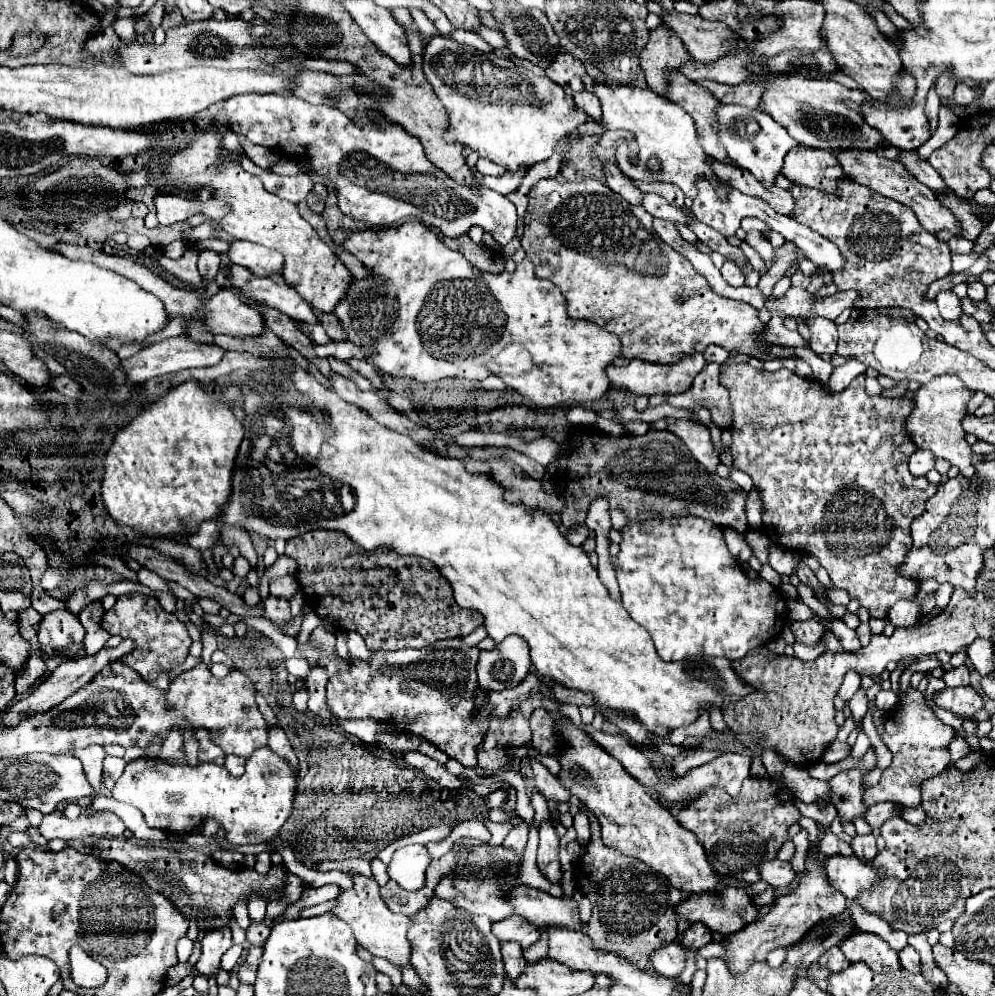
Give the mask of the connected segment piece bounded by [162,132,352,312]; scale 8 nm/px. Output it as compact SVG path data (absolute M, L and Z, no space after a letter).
M198 132L190 146L170 154L162 166L168 180L182 180L194 186L214 186L216 196L224 198L232 206L232 212L220 220L220 228L236 240L248 240L282 252L286 260L282 270L284 280L290 280L290 284L294 284L316 310L334 312L336 304L352 286L352 272L298 214L296 204L280 200L272 192L264 190L258 176L248 174L236 160L226 156L214 132Z

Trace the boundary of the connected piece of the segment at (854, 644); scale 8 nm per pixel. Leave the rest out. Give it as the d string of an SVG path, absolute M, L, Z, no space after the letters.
M828 620L828 622L830 622L830 630L840 640L840 644L844 646L844 650L854 652L854 650L858 650L862 646L860 640L858 640L858 636L856 636L856 630L848 628L842 620Z

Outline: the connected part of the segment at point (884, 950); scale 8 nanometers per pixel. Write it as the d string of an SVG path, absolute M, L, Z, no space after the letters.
M858 932L858 936L850 936L850 940L844 940L840 948L850 962L864 962L876 974L888 970L902 970L898 952L892 950L880 936Z

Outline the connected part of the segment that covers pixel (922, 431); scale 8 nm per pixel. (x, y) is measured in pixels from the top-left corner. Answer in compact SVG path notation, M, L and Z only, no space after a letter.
M938 376L930 380L930 384L924 384L920 390L914 392L916 406L906 420L906 430L918 448L926 448L934 452L936 458L948 460L952 466L960 468L962 476L966 478L974 476L974 458L972 458L972 448L966 442L962 420L968 416L966 406L972 396L974 392L968 390L962 384L962 380L958 380L958 376Z

